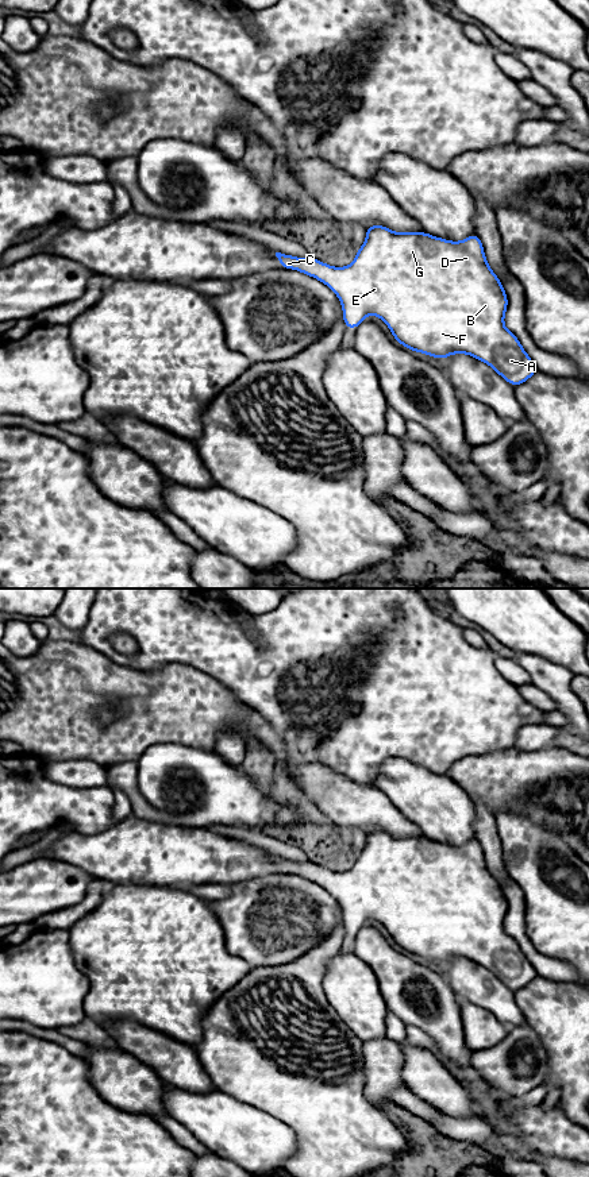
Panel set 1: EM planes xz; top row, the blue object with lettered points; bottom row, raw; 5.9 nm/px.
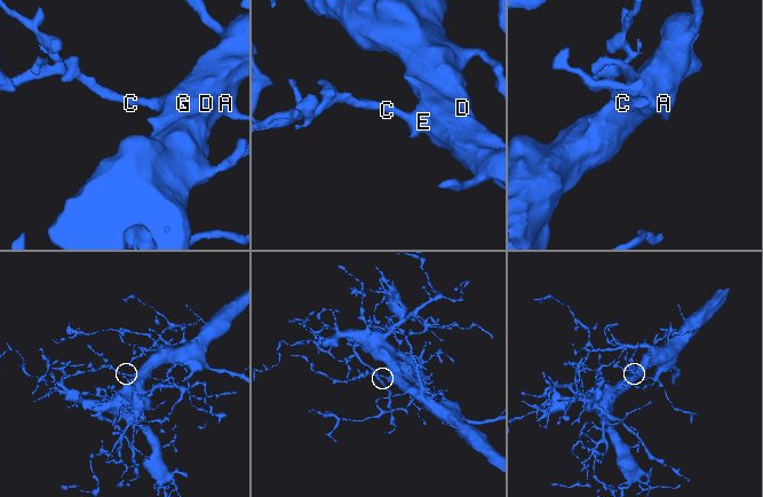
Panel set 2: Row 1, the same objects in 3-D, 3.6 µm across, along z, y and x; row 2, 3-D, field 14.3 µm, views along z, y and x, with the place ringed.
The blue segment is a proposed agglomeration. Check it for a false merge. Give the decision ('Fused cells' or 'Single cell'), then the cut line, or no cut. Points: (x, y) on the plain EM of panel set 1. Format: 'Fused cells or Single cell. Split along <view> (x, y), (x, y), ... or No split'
Single cell. No split

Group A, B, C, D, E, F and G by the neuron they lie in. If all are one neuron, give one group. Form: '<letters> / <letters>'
A B C D E F G

